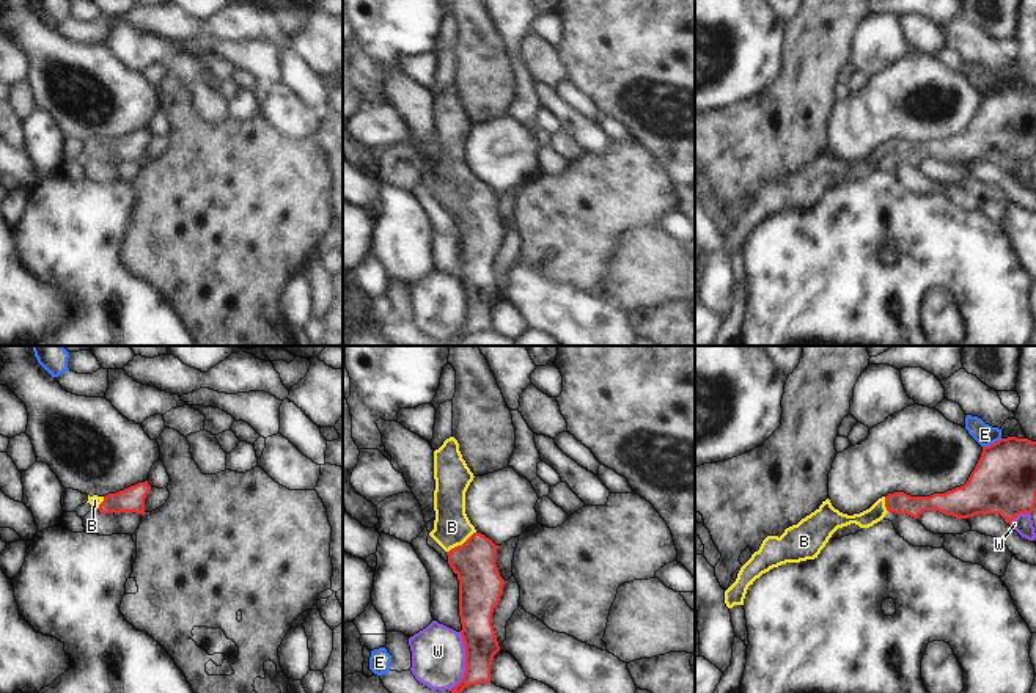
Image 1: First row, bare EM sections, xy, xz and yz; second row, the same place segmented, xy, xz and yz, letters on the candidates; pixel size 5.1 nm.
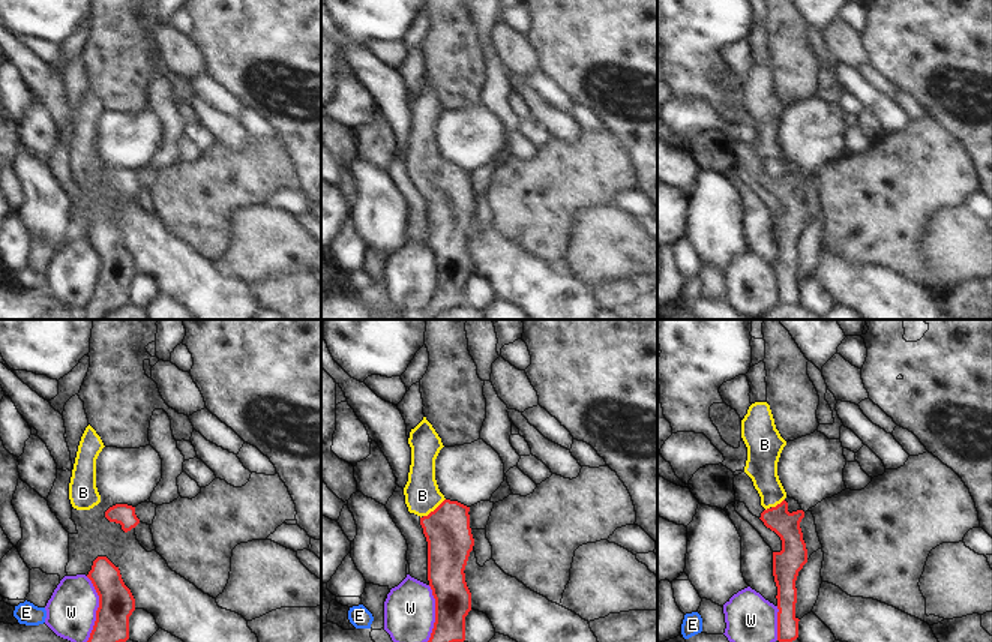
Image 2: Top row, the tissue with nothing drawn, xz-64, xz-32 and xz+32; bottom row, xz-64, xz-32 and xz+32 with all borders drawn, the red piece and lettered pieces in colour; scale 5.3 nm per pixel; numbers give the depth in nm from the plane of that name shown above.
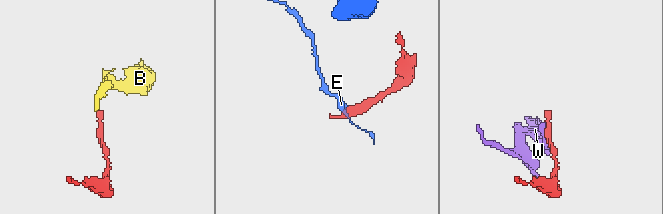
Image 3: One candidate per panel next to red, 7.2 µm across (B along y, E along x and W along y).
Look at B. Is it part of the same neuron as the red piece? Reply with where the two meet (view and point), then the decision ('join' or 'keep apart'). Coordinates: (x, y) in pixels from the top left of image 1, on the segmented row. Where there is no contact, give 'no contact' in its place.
meets red in xz at (462, 544); join

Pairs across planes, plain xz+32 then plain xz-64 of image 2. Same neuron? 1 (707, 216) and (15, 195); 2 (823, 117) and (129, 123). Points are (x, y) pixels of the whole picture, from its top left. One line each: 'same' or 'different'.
1: different
2: same

